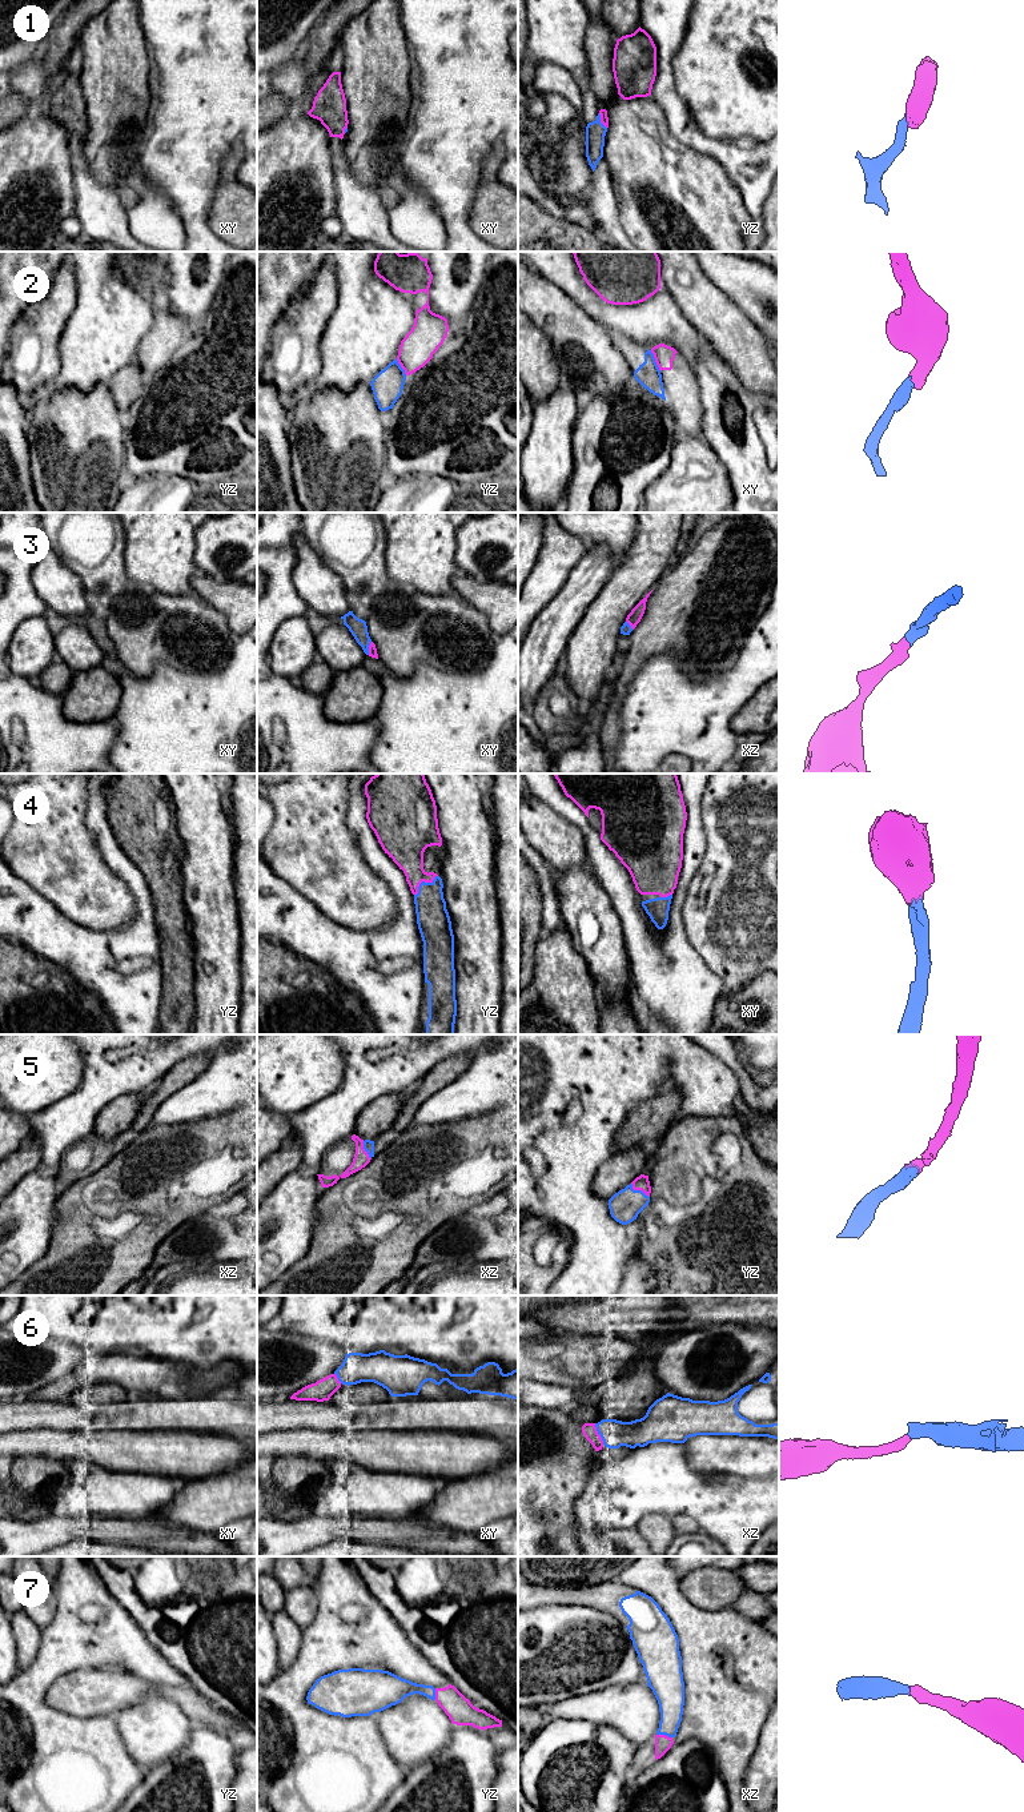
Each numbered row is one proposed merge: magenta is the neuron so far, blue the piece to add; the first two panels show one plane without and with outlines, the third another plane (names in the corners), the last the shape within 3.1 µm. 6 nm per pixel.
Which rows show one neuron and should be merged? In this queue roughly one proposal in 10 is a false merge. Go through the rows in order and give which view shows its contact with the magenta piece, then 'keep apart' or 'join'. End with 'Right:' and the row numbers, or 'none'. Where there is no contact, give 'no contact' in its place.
1: contact in yz; join
2: contact in xy; keep apart
3: contact in xy; join
4: contact in yz; join
5: contact in yz; join
6: contact in xz; join
7: contact in xz; join
Right: 1, 3, 4, 5, 6, 7

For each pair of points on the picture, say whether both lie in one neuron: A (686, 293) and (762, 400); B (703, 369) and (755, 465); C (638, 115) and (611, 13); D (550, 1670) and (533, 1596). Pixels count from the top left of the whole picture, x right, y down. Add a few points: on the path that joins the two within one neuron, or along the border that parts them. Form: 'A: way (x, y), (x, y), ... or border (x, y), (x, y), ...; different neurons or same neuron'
A: border (735, 373), (738, 380), (750, 392), (765, 394); different neurons
B: way (718, 393), (719, 425), (731, 442); same neuron
C: border (601, 13), (610, 35), (615, 40); different neurons
D: border (566, 1602), (543, 1603), (531, 1608); different neurons

